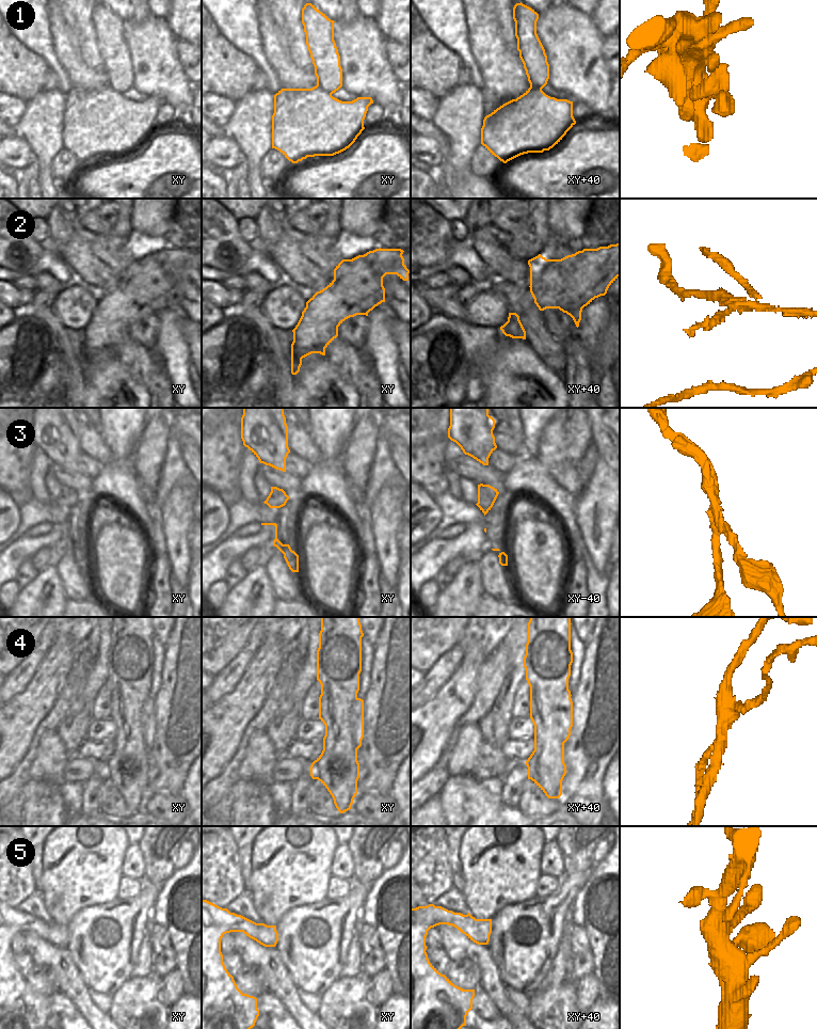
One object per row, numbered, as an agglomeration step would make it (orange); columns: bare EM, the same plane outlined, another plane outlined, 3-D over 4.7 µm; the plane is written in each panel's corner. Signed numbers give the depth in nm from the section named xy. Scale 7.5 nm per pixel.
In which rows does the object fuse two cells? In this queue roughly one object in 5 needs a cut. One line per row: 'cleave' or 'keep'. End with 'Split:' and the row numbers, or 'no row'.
1: keep
2: cleave
3: cleave
4: cleave
5: keep
Split: 2, 3, 4

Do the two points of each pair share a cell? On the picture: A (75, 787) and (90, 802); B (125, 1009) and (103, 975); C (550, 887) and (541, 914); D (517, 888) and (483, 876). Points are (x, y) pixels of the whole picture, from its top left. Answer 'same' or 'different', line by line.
A: different
B: different
C: different
D: same

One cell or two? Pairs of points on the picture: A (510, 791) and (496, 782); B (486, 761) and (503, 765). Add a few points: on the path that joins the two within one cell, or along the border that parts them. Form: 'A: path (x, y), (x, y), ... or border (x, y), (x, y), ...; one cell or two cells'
A: border (502, 777), (502, 788), (499, 795); two cells
B: path (491, 765), (499, 765); one cell

